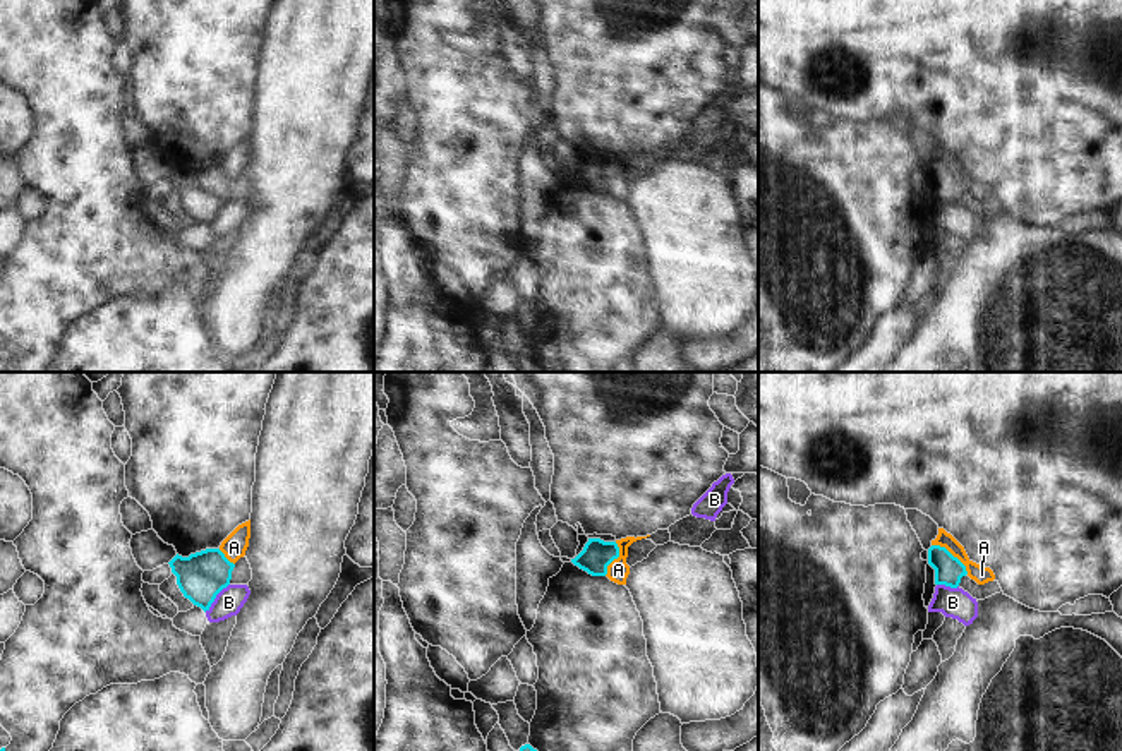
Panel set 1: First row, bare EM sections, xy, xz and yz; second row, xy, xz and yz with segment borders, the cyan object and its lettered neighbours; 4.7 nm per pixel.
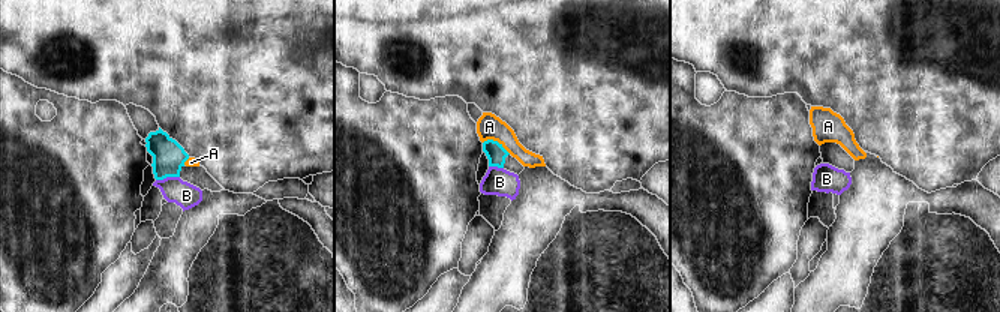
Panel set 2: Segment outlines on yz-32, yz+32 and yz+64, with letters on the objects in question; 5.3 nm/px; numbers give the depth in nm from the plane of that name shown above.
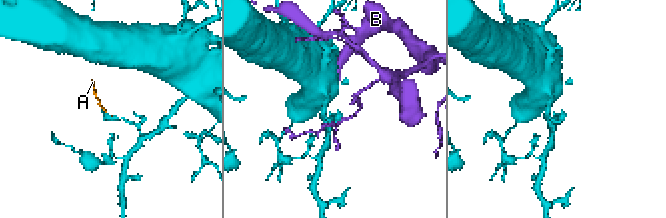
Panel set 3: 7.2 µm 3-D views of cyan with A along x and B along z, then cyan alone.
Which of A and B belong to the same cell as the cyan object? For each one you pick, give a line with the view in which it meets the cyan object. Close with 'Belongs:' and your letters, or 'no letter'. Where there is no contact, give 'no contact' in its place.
Belongs: no letter

